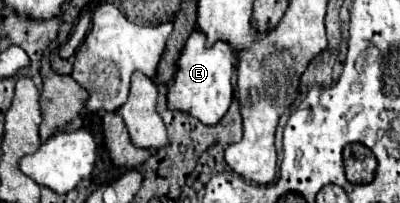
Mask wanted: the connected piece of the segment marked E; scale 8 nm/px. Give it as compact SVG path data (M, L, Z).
M194 31L186 41L182 55L178 59L178 73L168 89L168 107L184 111L204 125L216 125L228 111L234 95L234 53L228 43L214 43L212 47L206 45L206 37L200 31Z

